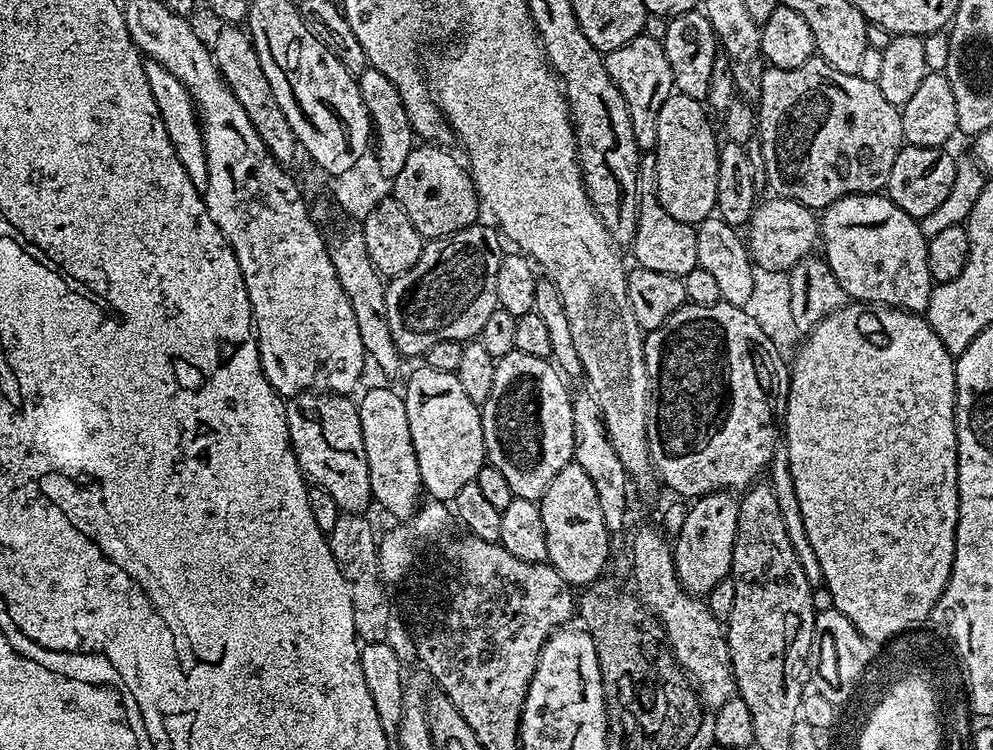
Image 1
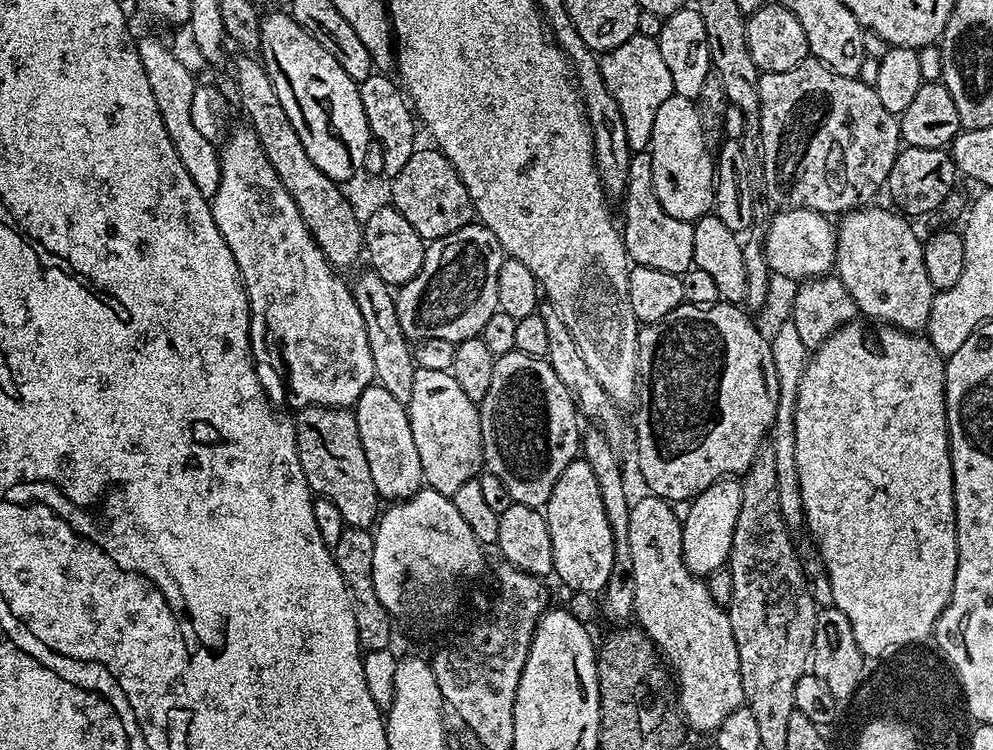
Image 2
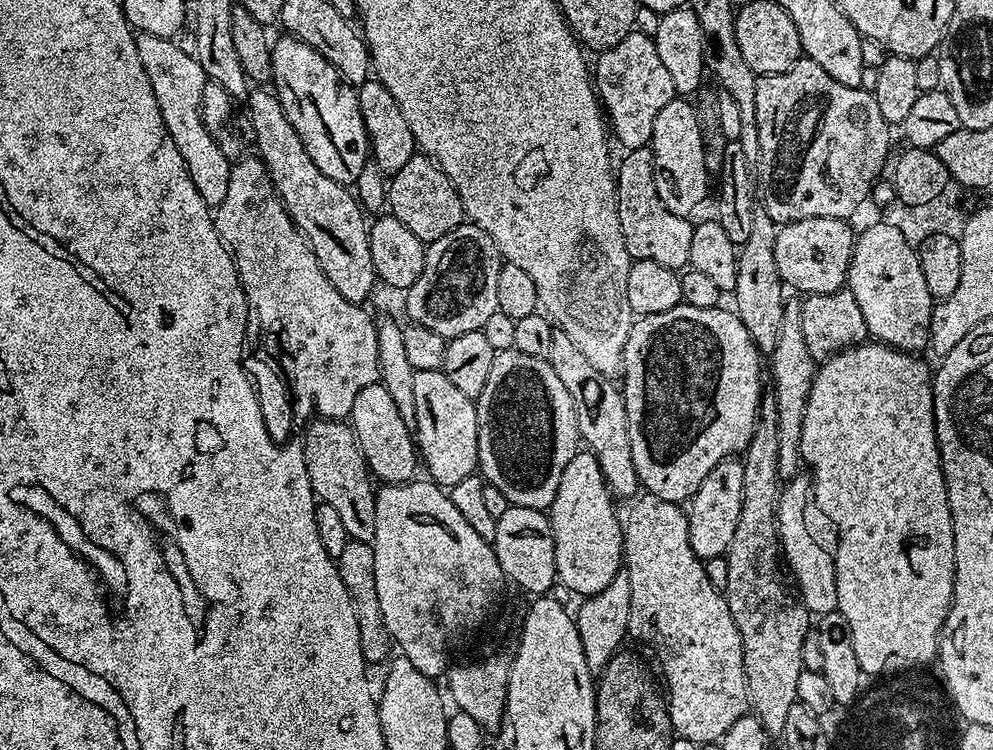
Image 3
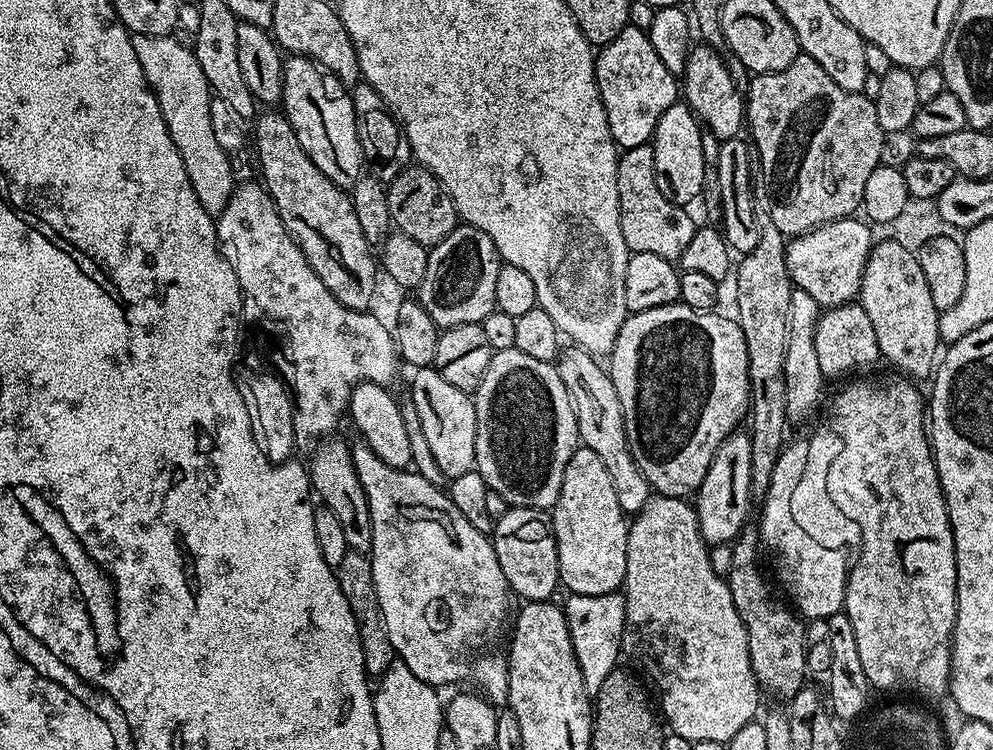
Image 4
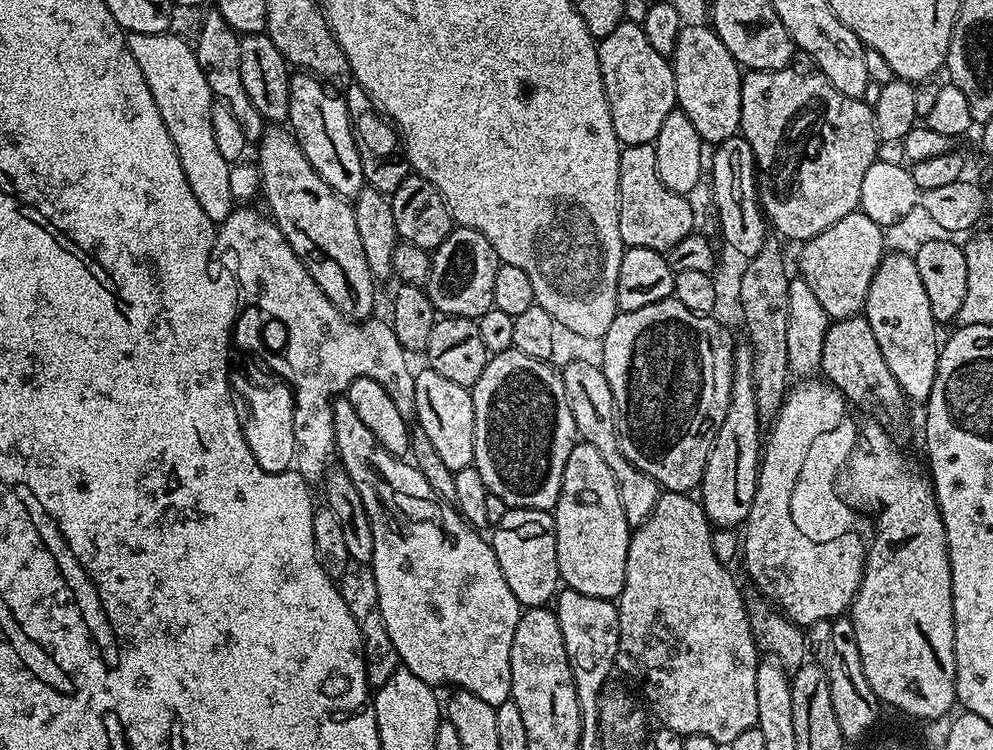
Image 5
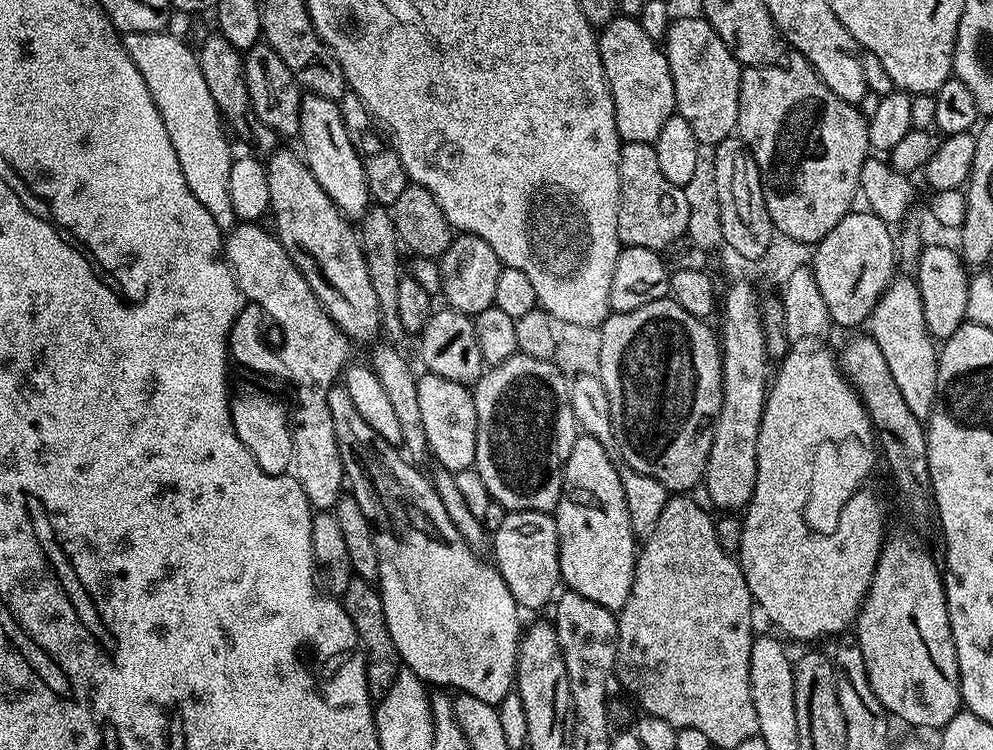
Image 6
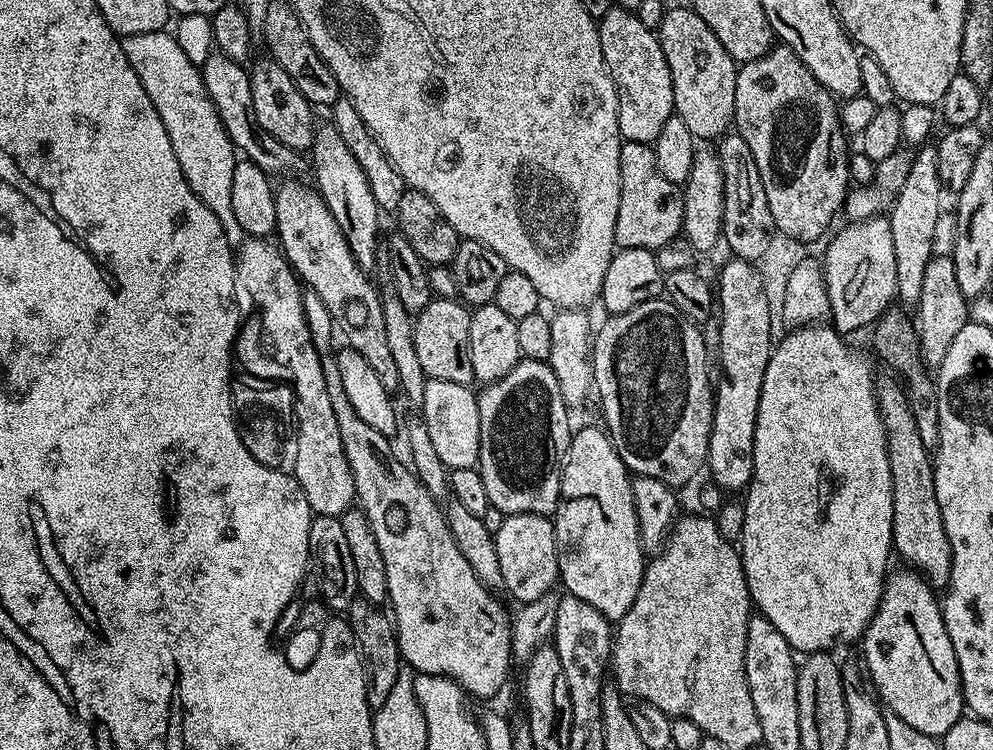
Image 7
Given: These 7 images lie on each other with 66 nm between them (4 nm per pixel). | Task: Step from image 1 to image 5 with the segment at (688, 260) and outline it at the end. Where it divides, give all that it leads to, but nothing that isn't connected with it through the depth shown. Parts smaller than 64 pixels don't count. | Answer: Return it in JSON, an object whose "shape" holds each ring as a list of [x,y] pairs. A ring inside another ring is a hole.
{"shape":[[[655,143],[642,146],[624,146],[618,158],[618,234],[629,248],[645,248],[667,253],[682,238],[694,231],[696,216],[687,195],[670,190],[662,178],[658,178],[658,158]]]}

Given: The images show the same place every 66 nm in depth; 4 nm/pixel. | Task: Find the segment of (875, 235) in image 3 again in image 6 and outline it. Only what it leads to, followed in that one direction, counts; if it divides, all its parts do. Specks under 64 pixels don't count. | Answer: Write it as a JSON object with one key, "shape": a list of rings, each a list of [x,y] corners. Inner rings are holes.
{"shape":[[[893,279],[888,289],[878,298],[872,315],[866,321],[867,331],[878,342],[878,350],[886,357],[886,366],[890,366],[890,374],[906,402],[906,407],[921,422],[926,422],[932,417],[936,405],[936,361],[938,359],[938,344],[933,340],[930,330],[926,330],[926,314],[922,314],[922,294],[918,290],[915,279]]]}

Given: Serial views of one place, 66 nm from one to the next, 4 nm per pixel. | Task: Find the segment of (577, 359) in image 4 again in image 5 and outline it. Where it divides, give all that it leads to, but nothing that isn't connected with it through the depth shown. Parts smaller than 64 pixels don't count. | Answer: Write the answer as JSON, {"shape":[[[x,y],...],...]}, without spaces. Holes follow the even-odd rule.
{"shape":[[[572,360],[562,368],[560,377],[566,390],[566,402],[570,402],[570,410],[574,414],[577,437],[602,454],[602,459],[606,466],[610,466],[618,482],[618,494],[622,498],[622,510],[626,514],[628,527],[632,530],[639,528],[654,510],[662,489],[658,481],[650,478],[650,474],[635,468],[618,446],[614,394],[610,394],[610,382],[606,382],[603,367],[599,363],[591,364],[588,360]]]}

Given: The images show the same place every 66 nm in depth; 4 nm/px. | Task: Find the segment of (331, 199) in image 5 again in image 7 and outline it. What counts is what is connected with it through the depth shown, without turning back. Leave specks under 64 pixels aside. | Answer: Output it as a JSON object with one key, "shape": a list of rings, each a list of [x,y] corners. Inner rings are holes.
{"shape":[[[288,178],[283,181],[284,184],[275,189],[276,193],[276,230],[275,235],[280,236],[278,239],[279,247],[282,254],[287,258],[292,269],[296,271],[297,277],[307,287],[314,290],[314,294],[318,294],[318,298],[322,298],[322,302],[326,302],[326,310],[330,310],[333,325],[345,336],[347,347],[358,350],[358,354],[362,354],[362,358],[366,358],[366,362],[370,362],[370,366],[374,366],[374,374],[378,374],[378,378],[382,381],[382,386],[386,386],[389,394],[396,394],[401,391],[400,378],[398,369],[395,366],[394,357],[390,354],[389,341],[386,338],[386,325],[383,317],[383,302],[381,293],[376,293],[374,285],[368,281],[369,277],[358,266],[358,262],[354,262],[354,254],[350,254],[350,246],[346,242],[346,238],[342,234],[342,230],[338,230],[338,222],[334,222],[334,214],[330,214],[330,210],[326,206],[326,202],[321,198],[320,193],[315,187],[299,184],[301,181],[296,178]]]}

